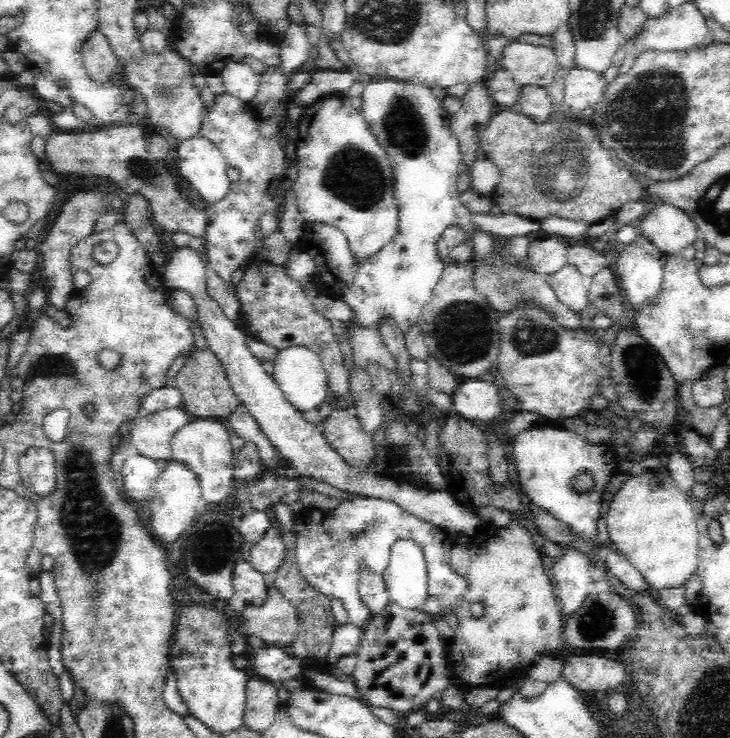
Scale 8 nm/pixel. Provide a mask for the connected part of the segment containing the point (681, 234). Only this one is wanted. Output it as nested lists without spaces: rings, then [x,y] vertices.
[[[670,204],[656,206],[638,222],[638,226],[658,250],[676,256],[680,256],[686,246],[692,246],[700,236],[694,218],[686,210]]]

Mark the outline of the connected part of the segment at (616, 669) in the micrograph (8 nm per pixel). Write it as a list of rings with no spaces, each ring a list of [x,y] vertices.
[[[574,656],[564,662],[564,680],[576,686],[580,692],[584,690],[618,690],[626,688],[630,676],[624,664],[614,658],[602,656]]]

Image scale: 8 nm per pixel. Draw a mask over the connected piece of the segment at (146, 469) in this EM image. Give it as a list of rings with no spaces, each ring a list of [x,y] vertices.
[[[130,456],[126,460],[126,464],[122,466],[122,480],[124,480],[124,488],[126,488],[126,500],[130,500],[132,504],[136,502],[146,502],[152,494],[152,488],[156,486],[156,480],[160,478],[164,466],[162,462],[154,462],[152,458],[146,456]]]

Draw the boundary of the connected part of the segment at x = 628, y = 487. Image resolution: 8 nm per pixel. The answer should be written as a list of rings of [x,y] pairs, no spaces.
[[[644,472],[640,476],[630,476],[614,494],[606,524],[616,552],[632,562],[650,590],[664,590],[686,586],[688,578],[698,572],[698,518],[692,500],[670,474]]]

